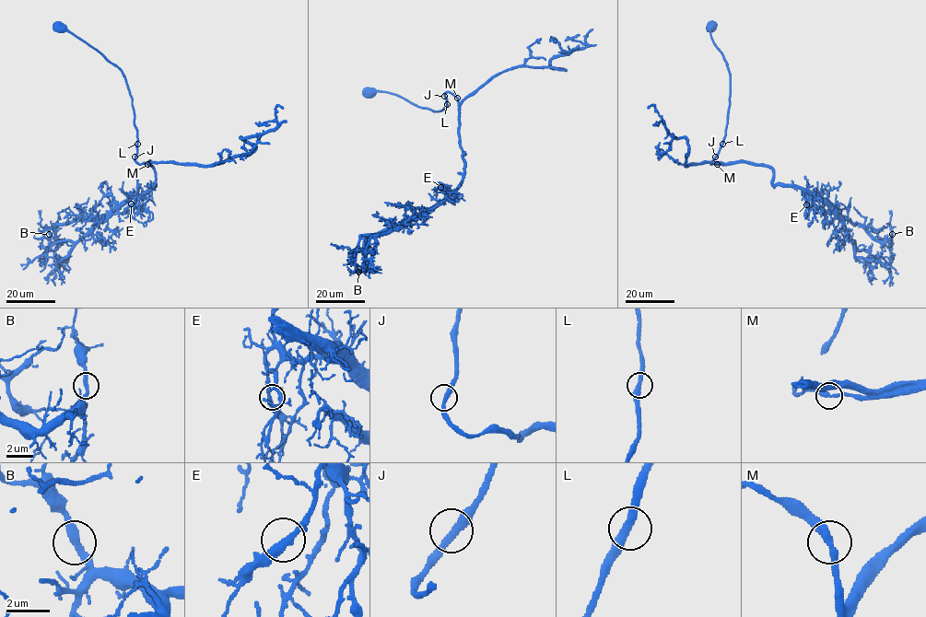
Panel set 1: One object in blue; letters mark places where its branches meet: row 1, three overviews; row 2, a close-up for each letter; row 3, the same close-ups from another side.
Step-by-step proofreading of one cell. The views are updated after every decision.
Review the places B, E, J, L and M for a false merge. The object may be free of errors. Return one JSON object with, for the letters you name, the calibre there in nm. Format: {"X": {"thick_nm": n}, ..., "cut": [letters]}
{"cut": []}

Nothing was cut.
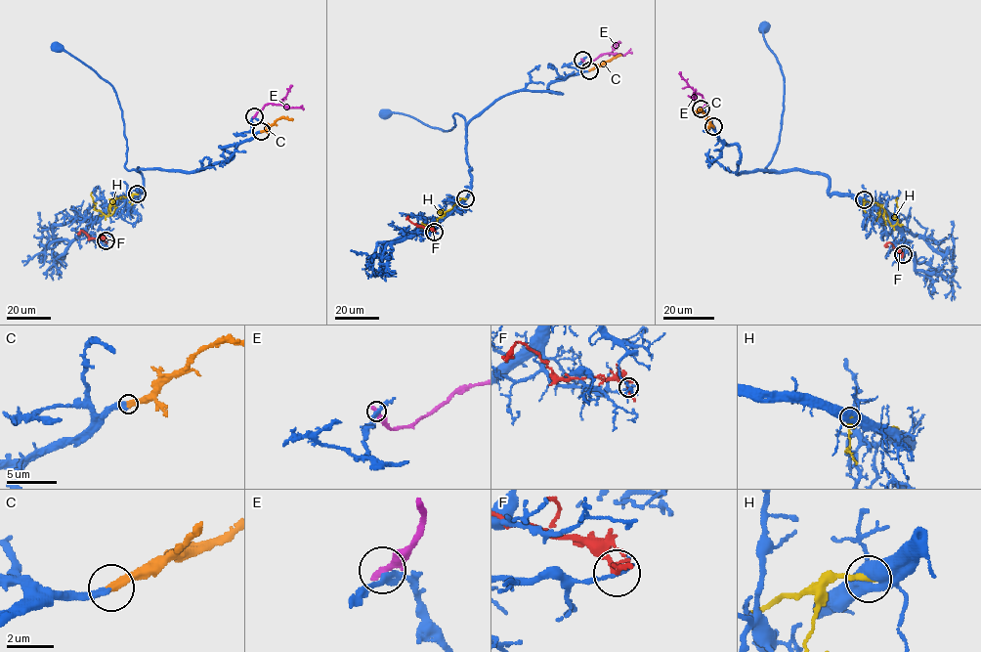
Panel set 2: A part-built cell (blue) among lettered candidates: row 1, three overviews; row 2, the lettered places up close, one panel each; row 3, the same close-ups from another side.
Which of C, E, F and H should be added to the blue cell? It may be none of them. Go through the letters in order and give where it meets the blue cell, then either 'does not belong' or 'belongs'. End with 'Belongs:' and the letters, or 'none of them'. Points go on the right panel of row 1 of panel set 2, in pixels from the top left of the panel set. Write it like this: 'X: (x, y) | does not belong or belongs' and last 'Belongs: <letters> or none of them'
C: (713, 126) | belongs
E: (701, 108) | does not belong
F: (903, 254) | does not belong
H: (864, 199) | does not belong
Belongs: C

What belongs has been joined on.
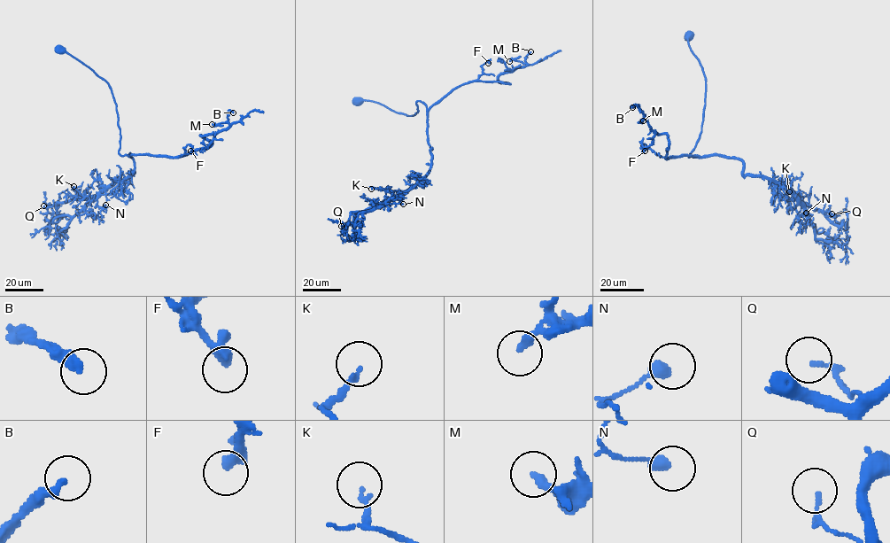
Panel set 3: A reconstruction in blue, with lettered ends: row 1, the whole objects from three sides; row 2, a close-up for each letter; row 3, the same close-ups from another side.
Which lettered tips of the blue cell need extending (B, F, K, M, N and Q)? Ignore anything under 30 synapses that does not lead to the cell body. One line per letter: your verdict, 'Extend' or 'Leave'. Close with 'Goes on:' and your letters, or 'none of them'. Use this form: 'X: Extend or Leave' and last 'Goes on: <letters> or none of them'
B: Leave
F: Leave
K: Leave
M: Leave
N: Leave
Q: Leave
Goes on: none of them

